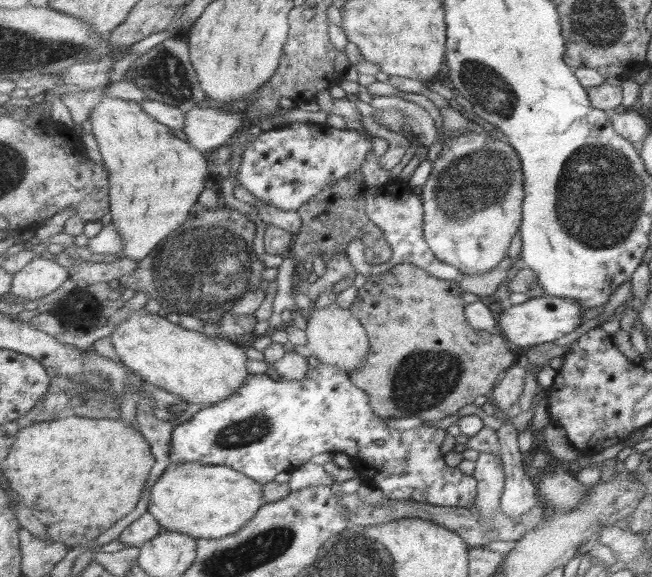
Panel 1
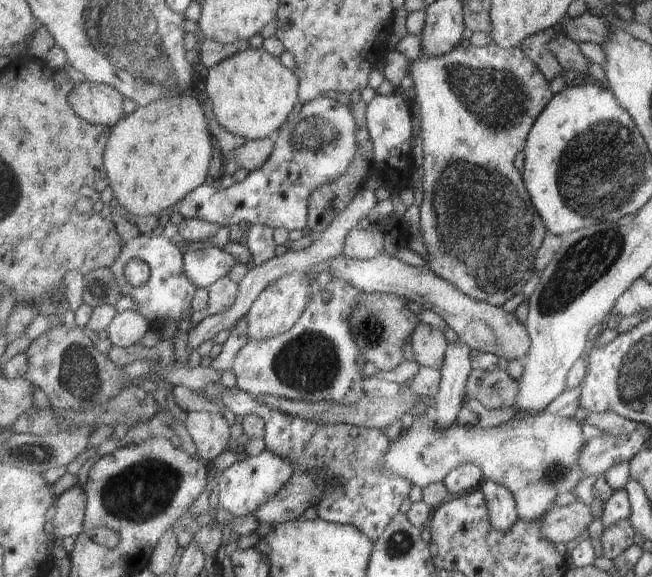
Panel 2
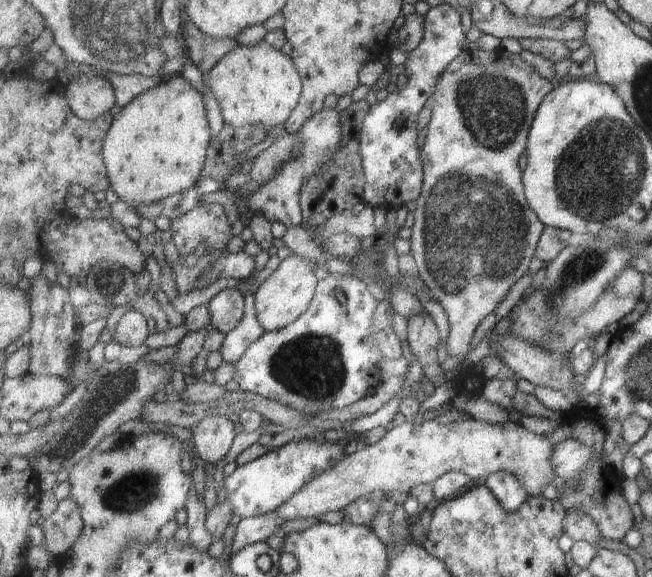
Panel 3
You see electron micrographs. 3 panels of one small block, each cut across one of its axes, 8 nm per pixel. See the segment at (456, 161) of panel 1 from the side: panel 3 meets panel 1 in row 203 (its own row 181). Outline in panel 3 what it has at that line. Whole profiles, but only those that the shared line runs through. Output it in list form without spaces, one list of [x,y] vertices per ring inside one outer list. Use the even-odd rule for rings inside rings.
[[[501,47],[499,50],[486,51],[482,49],[464,50],[461,56],[457,57],[445,70],[445,74],[439,79],[439,84],[435,88],[435,94],[430,104],[433,106],[433,116],[429,122],[428,133],[426,134],[426,142],[422,148],[422,162],[424,166],[424,181],[422,186],[422,193],[419,196],[415,210],[414,210],[414,225],[412,227],[412,234],[410,238],[411,252],[416,260],[418,266],[419,278],[423,278],[423,282],[427,284],[427,288],[431,290],[434,300],[441,304],[445,312],[449,314],[449,322],[451,323],[451,332],[447,335],[446,352],[448,353],[447,371],[445,377],[454,384],[458,384],[458,374],[460,373],[460,362],[470,352],[471,342],[475,336],[477,326],[489,316],[489,314],[497,310],[497,306],[503,302],[503,298],[509,294],[509,290],[513,288],[513,284],[517,284],[531,268],[531,262],[536,256],[539,241],[541,241],[543,230],[546,224],[531,210],[529,201],[526,197],[526,190],[524,185],[524,172],[519,168],[519,158],[521,154],[526,152],[526,145],[528,144],[528,137],[530,130],[538,114],[540,106],[546,100],[547,94],[550,94],[552,83],[550,80],[543,78],[535,70],[534,66],[525,62],[521,58],[520,53],[511,54],[505,48]]]

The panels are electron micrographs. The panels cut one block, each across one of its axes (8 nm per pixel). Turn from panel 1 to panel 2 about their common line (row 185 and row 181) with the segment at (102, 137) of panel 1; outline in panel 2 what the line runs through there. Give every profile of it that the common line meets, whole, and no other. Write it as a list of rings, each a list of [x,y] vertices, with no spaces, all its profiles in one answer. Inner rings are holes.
[[[190,93],[179,94],[167,98],[159,98],[158,101],[151,102],[149,106],[138,107],[133,113],[124,116],[114,127],[110,135],[110,142],[104,154],[104,164],[106,166],[107,176],[110,178],[110,186],[114,190],[114,196],[121,206],[131,215],[150,216],[151,214],[161,214],[167,208],[172,208],[179,204],[183,198],[187,197],[190,192],[197,190],[201,185],[209,182],[211,160],[213,160],[213,136],[209,133],[209,124],[203,114],[203,108],[197,101],[196,96]]]

